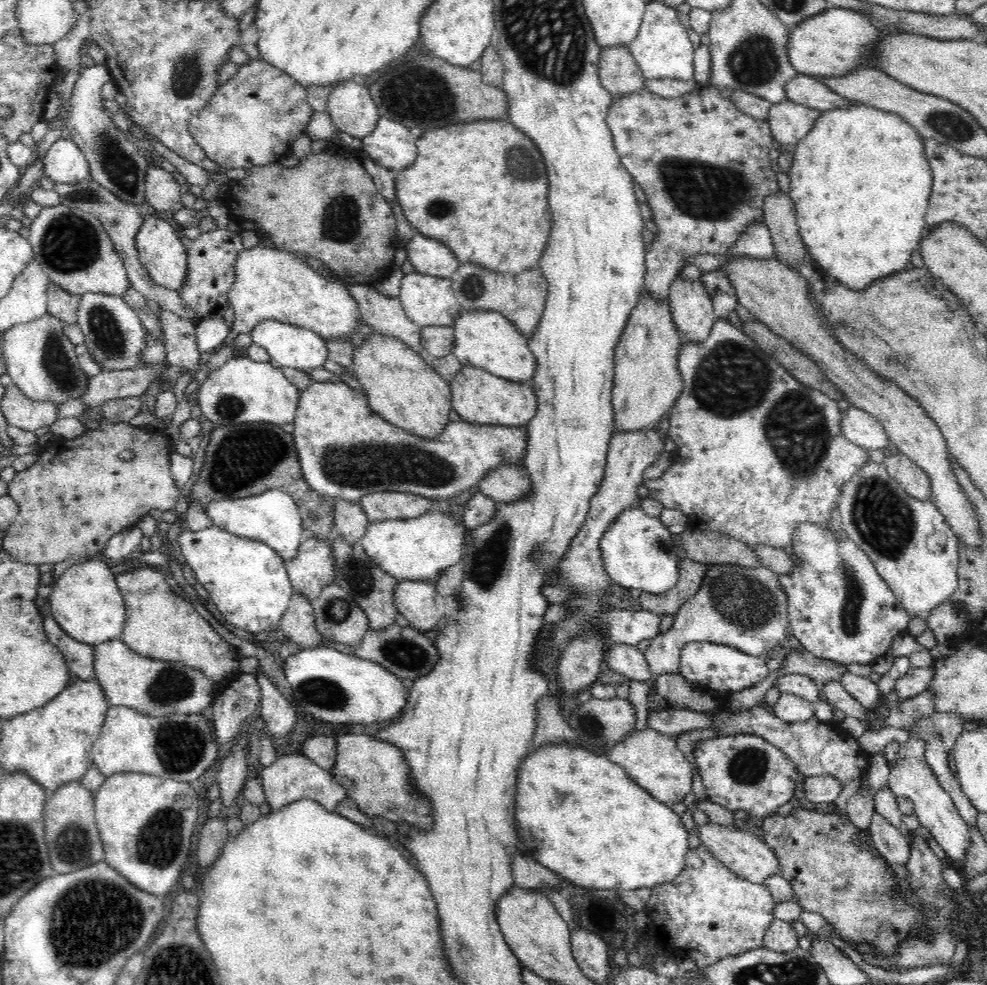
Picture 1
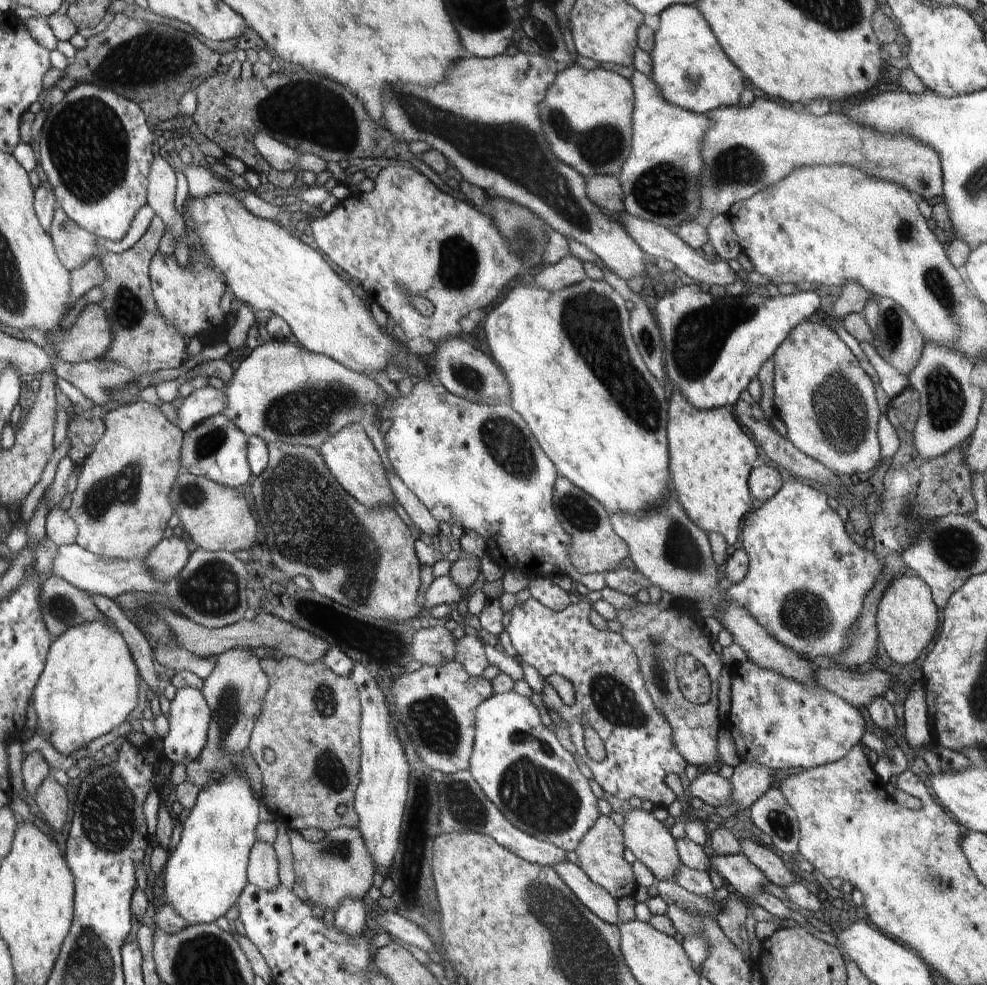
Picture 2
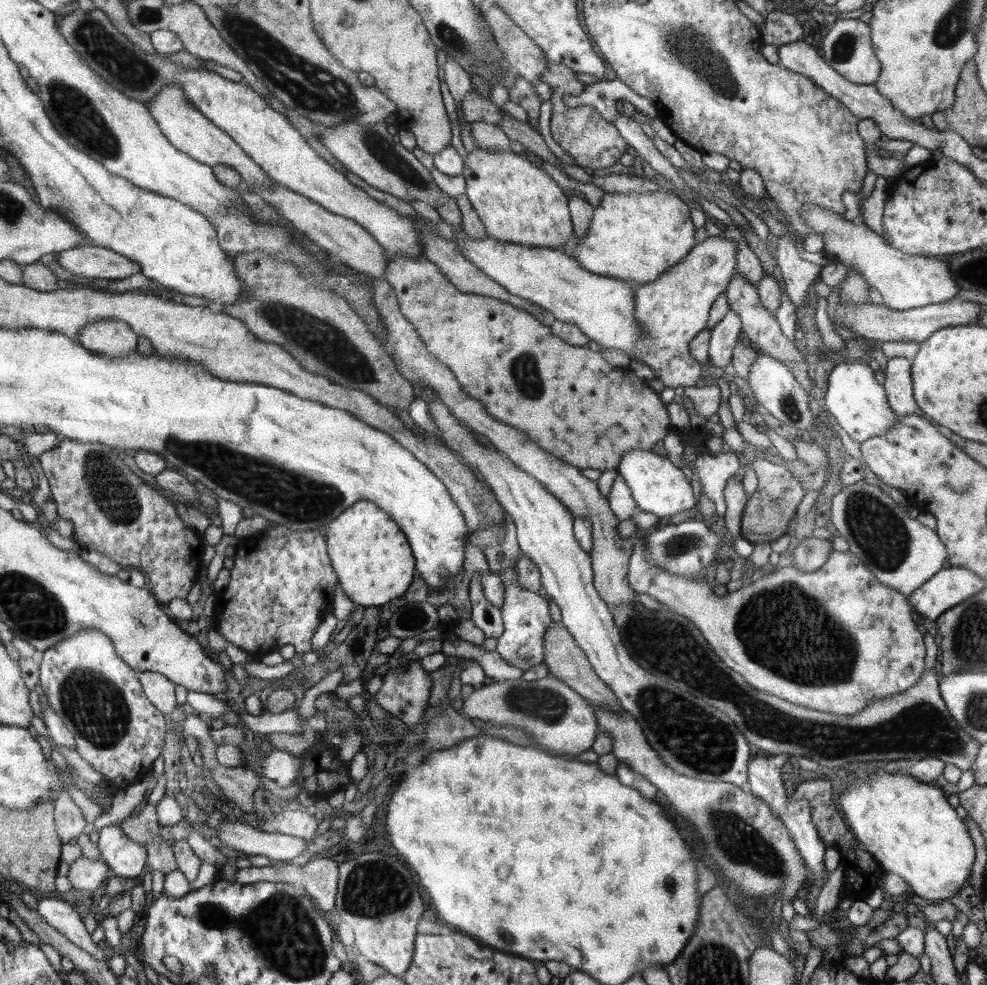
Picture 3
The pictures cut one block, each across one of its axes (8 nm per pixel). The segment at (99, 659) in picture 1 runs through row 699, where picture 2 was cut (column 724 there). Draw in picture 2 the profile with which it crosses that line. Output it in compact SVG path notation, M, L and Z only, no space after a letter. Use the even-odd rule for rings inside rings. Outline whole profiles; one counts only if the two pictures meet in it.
M756 98L754 104L742 108L739 104L731 107L720 107L706 113L710 116L712 124L706 130L706 136L702 140L702 176L700 176L700 196L702 196L702 208L714 215L725 213L735 202L746 200L754 194L758 194L762 188L778 184L782 178L790 176L794 168L806 168L806 166L854 166L862 170L866 176L888 180L904 186L917 198L931 202L932 198L943 196L943 176L940 156L928 148L926 144L920 144L918 140L906 136L906 134L878 134L872 128L854 124L848 116L840 114L824 114L817 116L814 113L796 112L792 106L783 106L764 98Z

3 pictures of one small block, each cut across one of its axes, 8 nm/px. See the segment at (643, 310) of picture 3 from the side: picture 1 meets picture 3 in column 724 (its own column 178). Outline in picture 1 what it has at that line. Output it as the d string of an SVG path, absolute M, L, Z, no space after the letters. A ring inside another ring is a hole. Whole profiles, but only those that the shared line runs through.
M148 215L143 220L135 241L139 259L148 269L148 276L152 277L152 281L168 290L179 292L188 272L187 247L180 240L179 233L174 231L174 227L166 219Z

